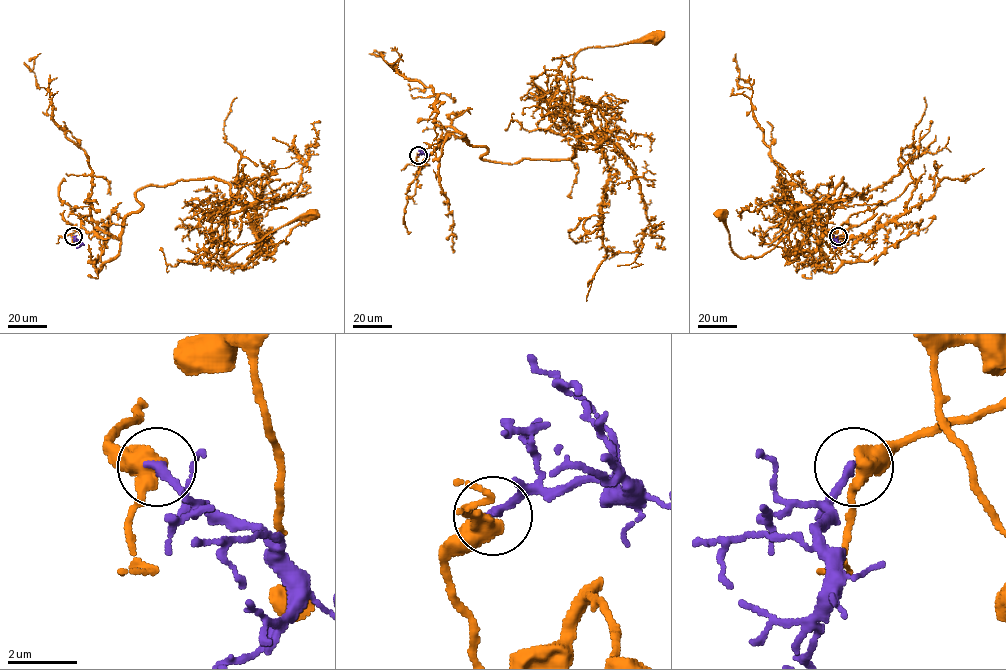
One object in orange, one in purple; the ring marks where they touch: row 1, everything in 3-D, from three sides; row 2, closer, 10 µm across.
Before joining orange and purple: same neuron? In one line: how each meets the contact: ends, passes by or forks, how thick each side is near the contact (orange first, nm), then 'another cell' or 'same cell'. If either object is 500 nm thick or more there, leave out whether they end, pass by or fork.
orange passes by; purple ends; calibres 480 and 260 nm; another cell

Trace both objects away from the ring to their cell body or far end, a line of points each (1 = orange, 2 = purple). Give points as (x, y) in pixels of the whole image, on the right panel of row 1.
1: (839, 236), (848, 232), (839, 228), (815, 238), (846, 186), (842, 177), (761, 256), (734, 252), (721, 215)
2: (838, 236), (835, 248)

